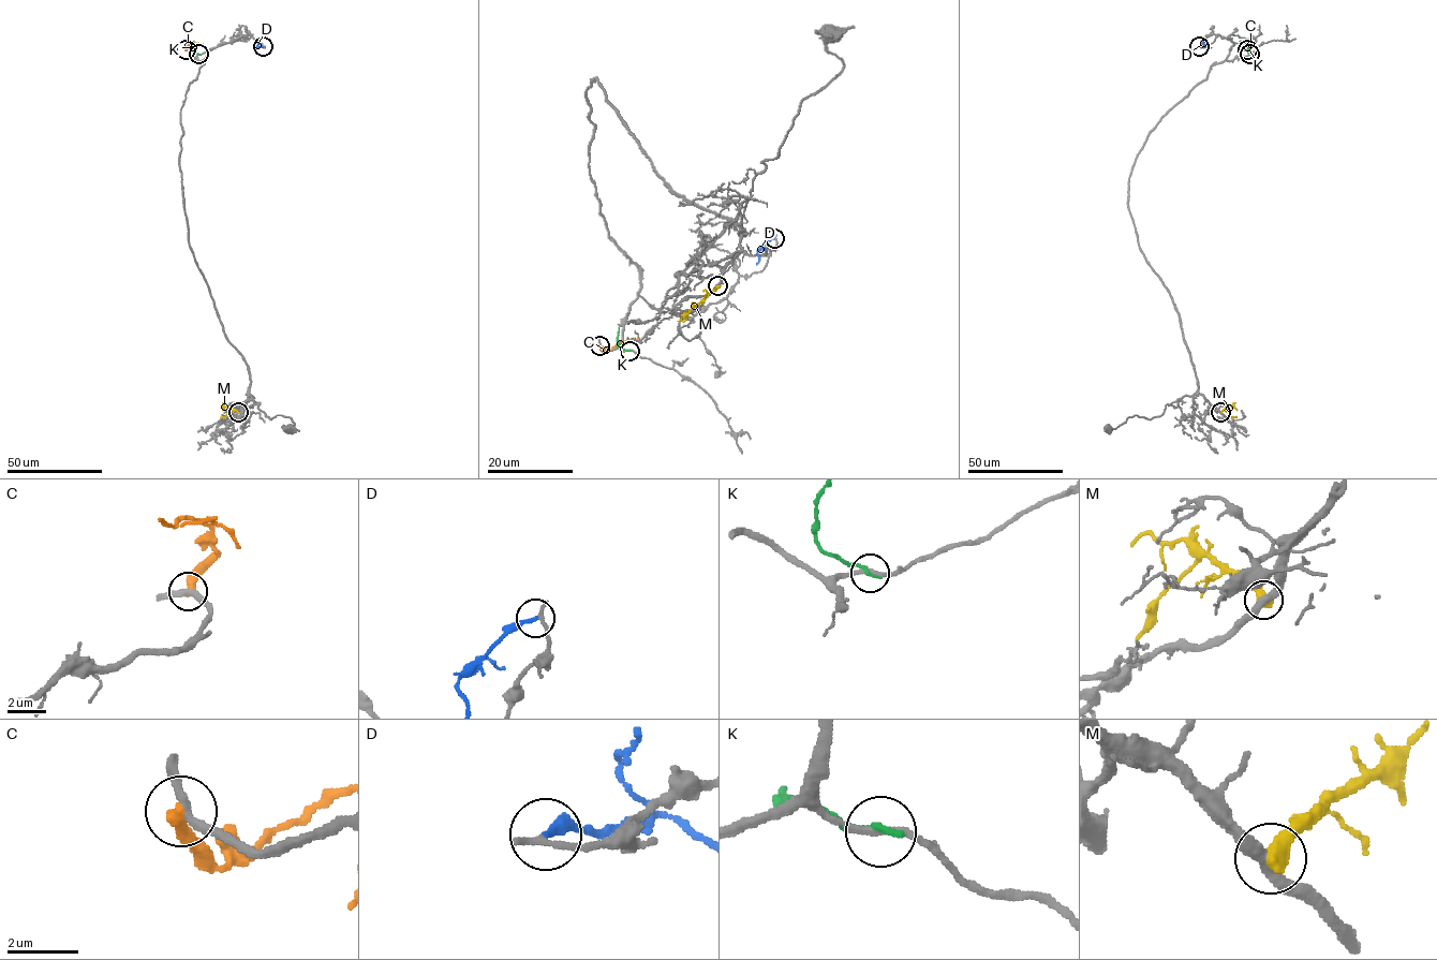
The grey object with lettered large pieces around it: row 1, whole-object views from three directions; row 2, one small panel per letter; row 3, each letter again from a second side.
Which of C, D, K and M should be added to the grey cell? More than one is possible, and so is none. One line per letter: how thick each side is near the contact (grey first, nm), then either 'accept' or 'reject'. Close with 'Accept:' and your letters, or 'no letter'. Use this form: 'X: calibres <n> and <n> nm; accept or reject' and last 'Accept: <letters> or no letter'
C: calibres 280 and 440 nm; reject
D: calibres 240 and 200 nm; reject
K: calibres 200 and 240 nm; reject
M: calibres 380 and 550 nm; reject
Accept: no letter

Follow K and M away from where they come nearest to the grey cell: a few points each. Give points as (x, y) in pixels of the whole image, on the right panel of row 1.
K: (1249, 54), (1246, 44), (1239, 41)
M: (1220, 412), (1227, 408), (1236, 417)

